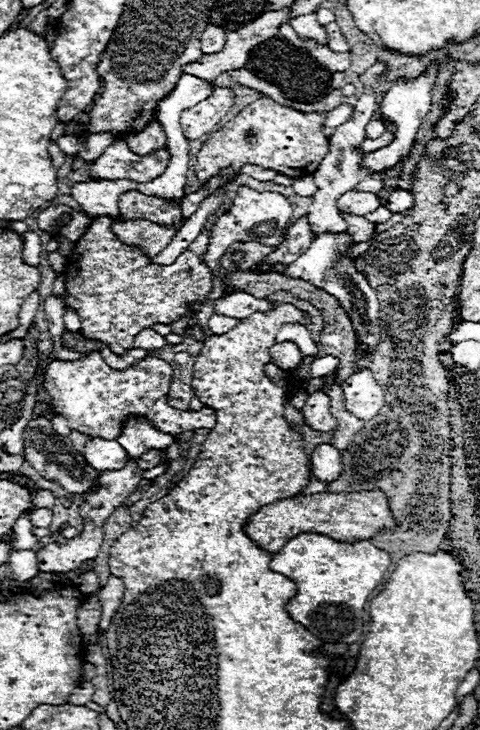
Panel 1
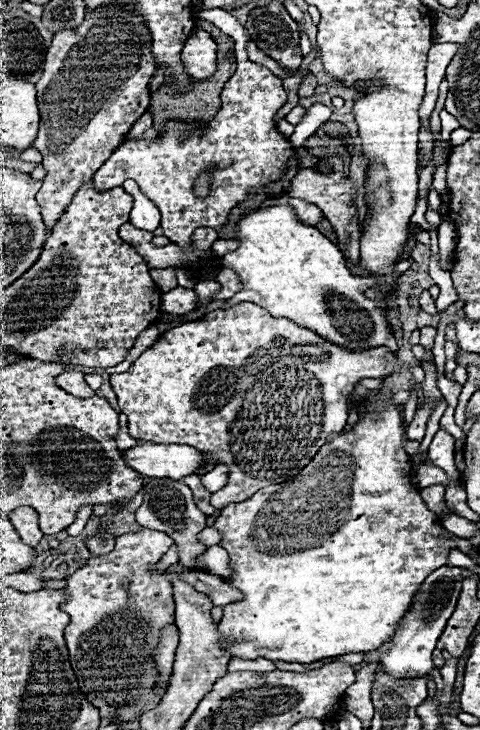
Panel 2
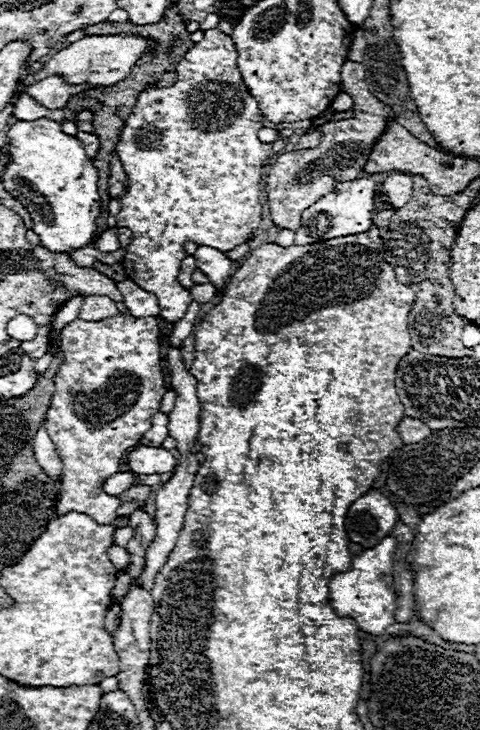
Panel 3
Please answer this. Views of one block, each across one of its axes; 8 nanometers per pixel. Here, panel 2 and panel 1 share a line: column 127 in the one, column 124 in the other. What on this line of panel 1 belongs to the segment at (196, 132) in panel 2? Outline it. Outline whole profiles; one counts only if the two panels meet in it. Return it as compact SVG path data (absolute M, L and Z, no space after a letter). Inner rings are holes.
M116 140L90 164L88 176L92 180L132 180L138 184L158 178L168 162L168 150L160 150L148 156L136 156L130 152L124 140Z

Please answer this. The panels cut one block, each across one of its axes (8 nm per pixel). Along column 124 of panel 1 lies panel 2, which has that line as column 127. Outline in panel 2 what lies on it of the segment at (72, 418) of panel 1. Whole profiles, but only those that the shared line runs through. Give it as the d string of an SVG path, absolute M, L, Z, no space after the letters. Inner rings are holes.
M240 302L168 330L126 372L112 374L110 384L118 396L120 410L128 416L134 438L150 442L164 438L164 442L196 446L196 450L204 450L216 464L228 466L228 484L214 492L210 500L216 510L222 510L232 502L250 498L264 486L292 480L332 434L344 430L348 408L342 396L348 396L362 378L386 378L402 370L408 370L408 366L386 346L348 352L312 334L312 330L288 322L288 318L270 316L258 304Z

